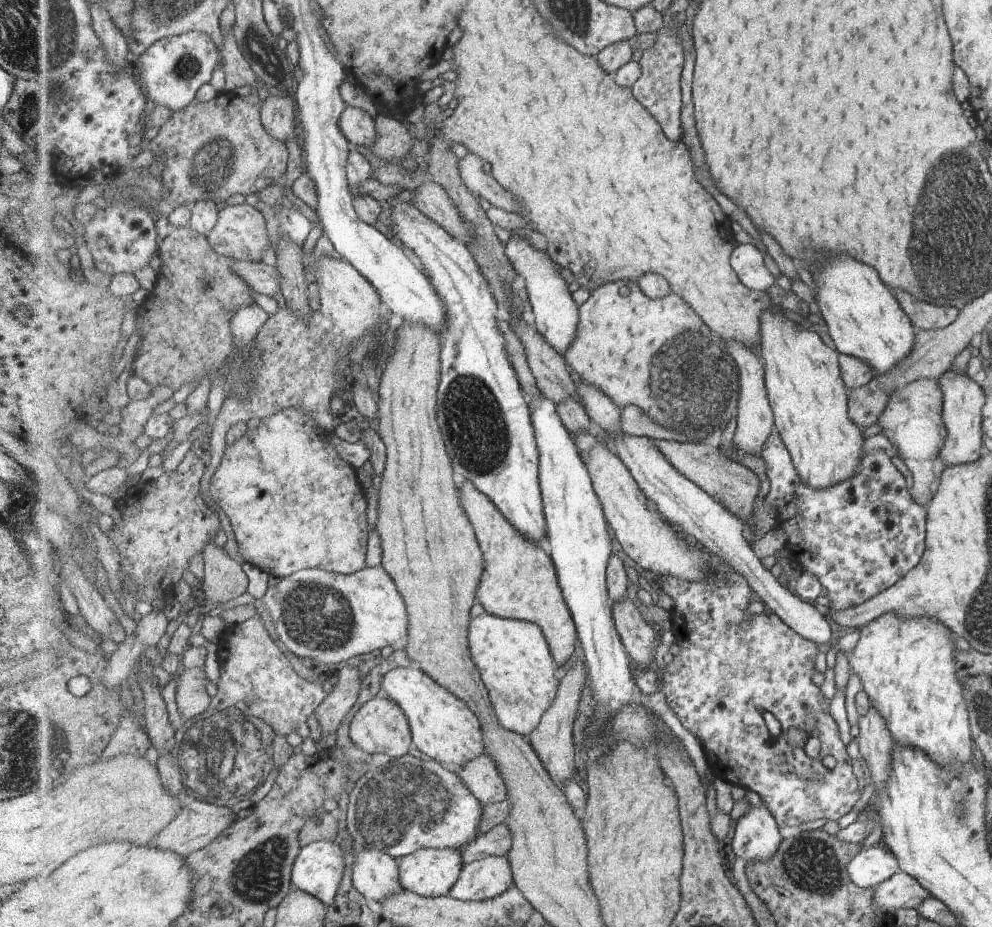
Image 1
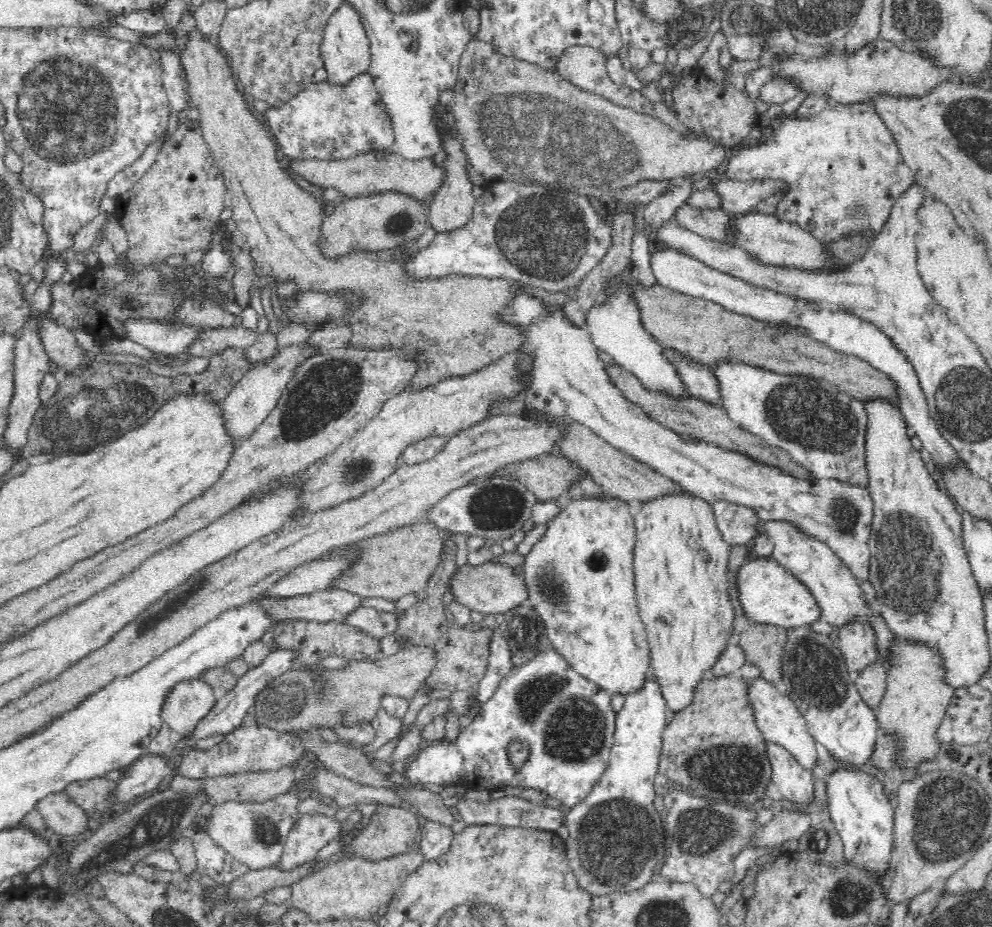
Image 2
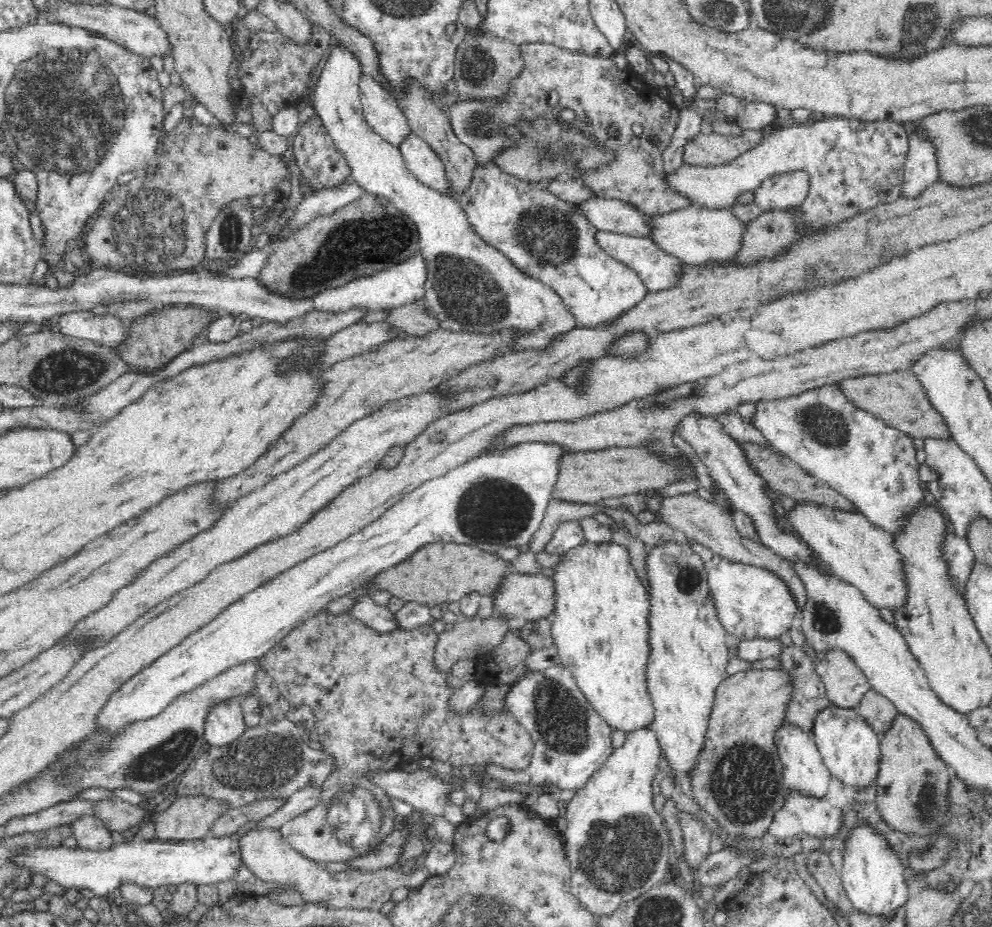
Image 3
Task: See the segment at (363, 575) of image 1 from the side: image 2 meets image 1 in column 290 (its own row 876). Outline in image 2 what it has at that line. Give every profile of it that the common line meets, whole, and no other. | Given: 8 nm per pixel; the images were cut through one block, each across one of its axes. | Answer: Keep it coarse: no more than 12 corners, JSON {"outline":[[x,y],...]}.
{"outline":[[650,671],[615,714],[610,765],[565,810],[593,895],[642,888],[666,854],[653,805],[668,704]]}

